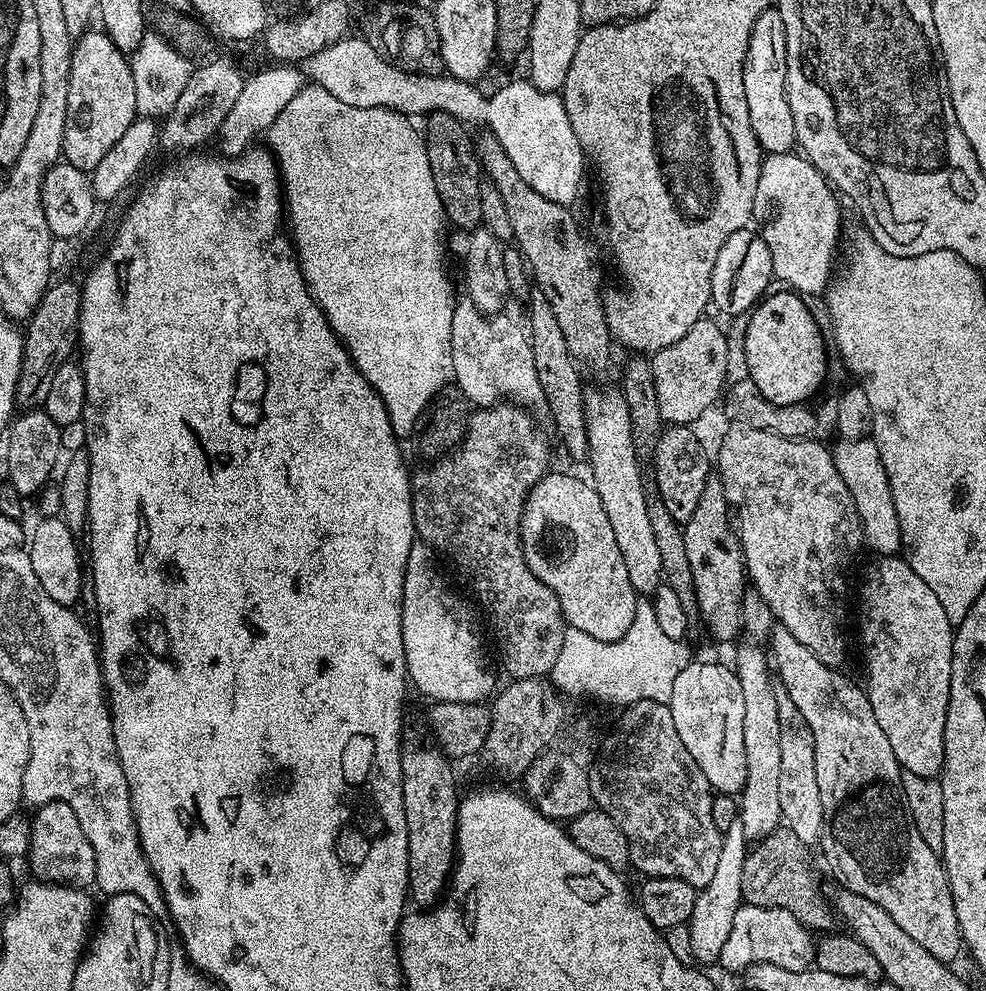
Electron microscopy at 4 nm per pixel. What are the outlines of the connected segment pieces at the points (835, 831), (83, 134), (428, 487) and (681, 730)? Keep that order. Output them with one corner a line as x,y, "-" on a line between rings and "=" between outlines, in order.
776,626
771,629
771,636
770,658
774,663
775,673
777,670
780,674
781,680
788,690
788,696
792,699
791,707
808,723
808,729
811,730
814,738
814,774
818,774
818,790
822,794
822,822
824,823
820,830
818,843
820,843
821,850
824,851
824,860
828,863
829,870
836,875
835,883
862,898
870,898
870,902
882,906
882,910
886,910
886,914
890,914
890,918
894,918
894,922
898,922
898,926
902,926
902,930
906,930
906,934
910,934
910,938
914,938
914,942
919,942
924,949
930,950
930,954
934,954
934,958
938,958
943,964
951,965
952,960
959,958
960,952
962,956
964,939
960,937
958,914
954,910
954,898
950,890
948,871
944,869
943,859
938,853
930,850
930,846
926,846
926,842
922,842
922,834
918,834
918,826
914,826
912,815
909,814
908,806
904,802
904,778
900,763
894,758
894,750
890,750
890,742
887,740
882,726
878,726
878,718
874,718
874,710
868,701
867,691
861,685
859,688
850,677
843,676
840,668
826,666
813,652
806,650
806,646
802,646
802,642
798,642
798,638
794,638
794,634
790,634
790,630
=
104,30
83,33
72,45
72,61
68,70
68,101
66,102
66,126
62,138
62,156
67,164
91,173
98,162
102,162
106,150
126,134
126,130
138,119
135,108
134,78
131,76
129,57
108,37
=
497,402
487,406
480,406
469,415
468,426
464,430
464,439
455,445
447,454
441,458
437,464
432,464
429,468
424,468
421,472
413,471
410,479
412,482
412,525
416,527
416,536
429,548
440,552
444,556
449,556
456,563
456,568
468,579
468,584
472,587
472,592
476,595
476,600
480,603
480,608
484,611
484,616
488,619
488,624
492,627
492,640
496,643
496,652
500,655
500,664
509,672
512,680
535,680
544,678
551,673
552,666
558,656
558,650
564,637
566,627
563,615
560,610
558,598
551,590
543,584
526,566
524,557
517,545
514,543
514,536
508,533
508,511
512,508
512,503
519,501
527,493
533,484
537,484
540,479
549,471
548,448
544,445
544,436
536,429
536,424
532,421
533,413
520,407
519,404
511,402
=
689,662
674,678
674,690
668,693
666,703
674,718
678,738
686,750
690,750
698,770
706,774
708,785
720,794
739,794
746,782
746,738
742,736
742,718
746,714
746,702
742,702
742,686
736,677
735,667
724,664
696,664

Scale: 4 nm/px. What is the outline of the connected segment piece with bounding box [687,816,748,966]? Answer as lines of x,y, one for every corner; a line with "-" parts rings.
737,816
730,824
729,830
721,837
717,869
714,870
706,887
697,891
691,916
688,919
692,957
699,965
717,963
723,947
726,946
733,926
734,915
743,901
742,870
745,868
747,853
748,841
745,838
745,831
742,829
742,822

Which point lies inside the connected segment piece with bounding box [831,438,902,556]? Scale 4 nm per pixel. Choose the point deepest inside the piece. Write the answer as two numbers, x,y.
858,461

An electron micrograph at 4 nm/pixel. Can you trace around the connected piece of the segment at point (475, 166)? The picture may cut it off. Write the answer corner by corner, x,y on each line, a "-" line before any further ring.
433,112
427,117
428,125
422,128
426,154
430,158
430,174
434,178
434,190
442,202
444,219
449,225
471,233
482,224
482,169
470,136
464,133
465,125
457,116
445,112

